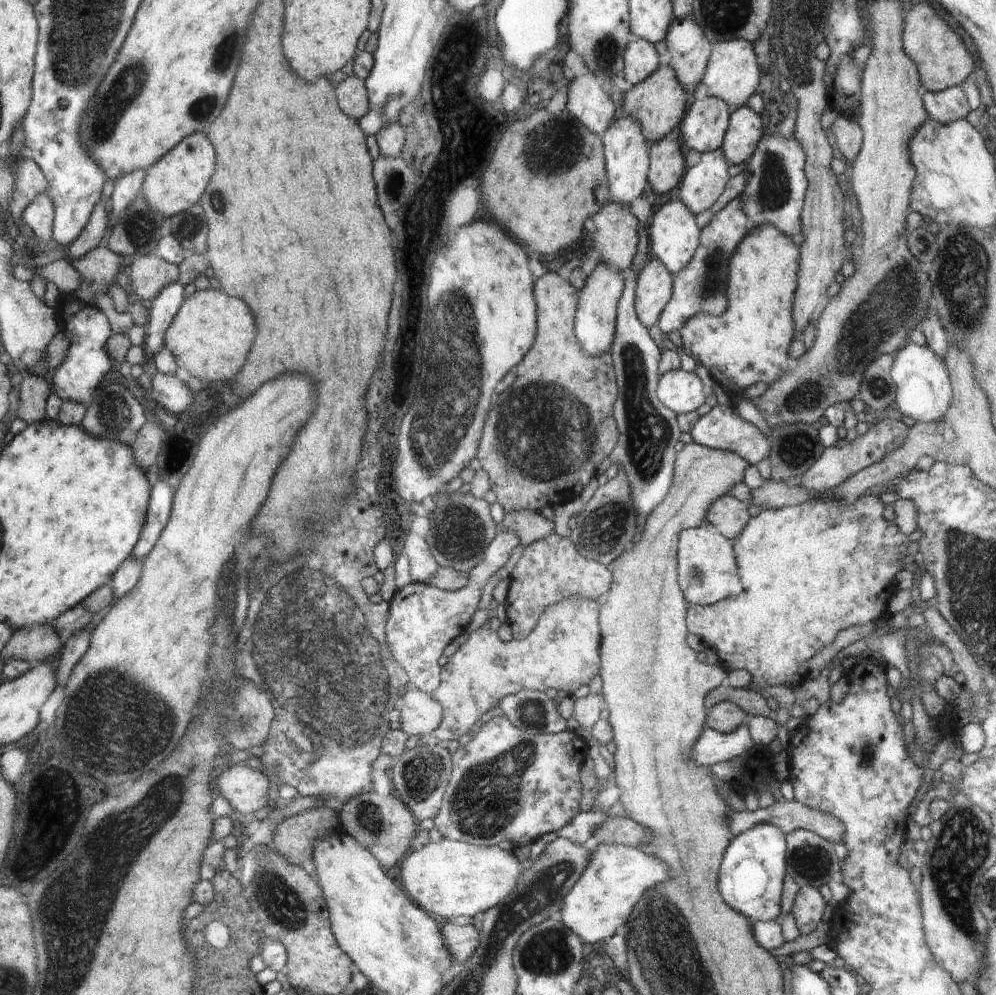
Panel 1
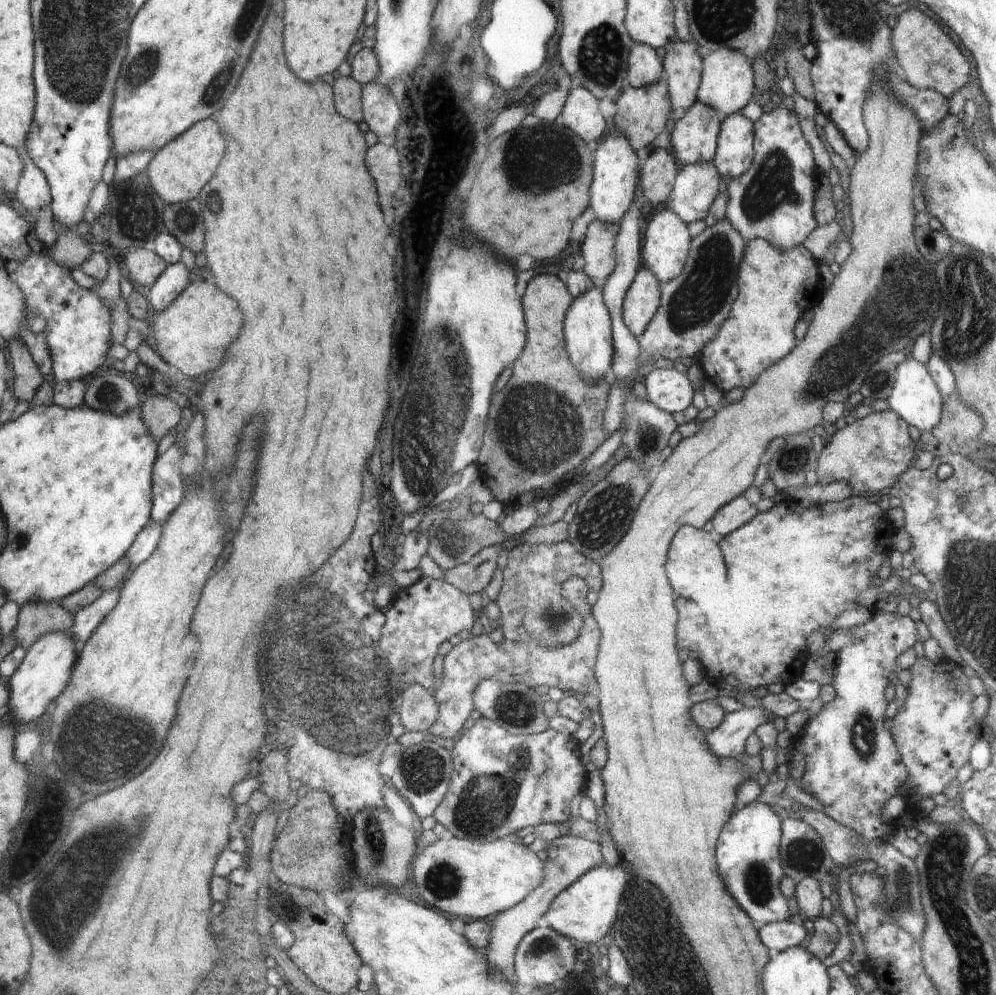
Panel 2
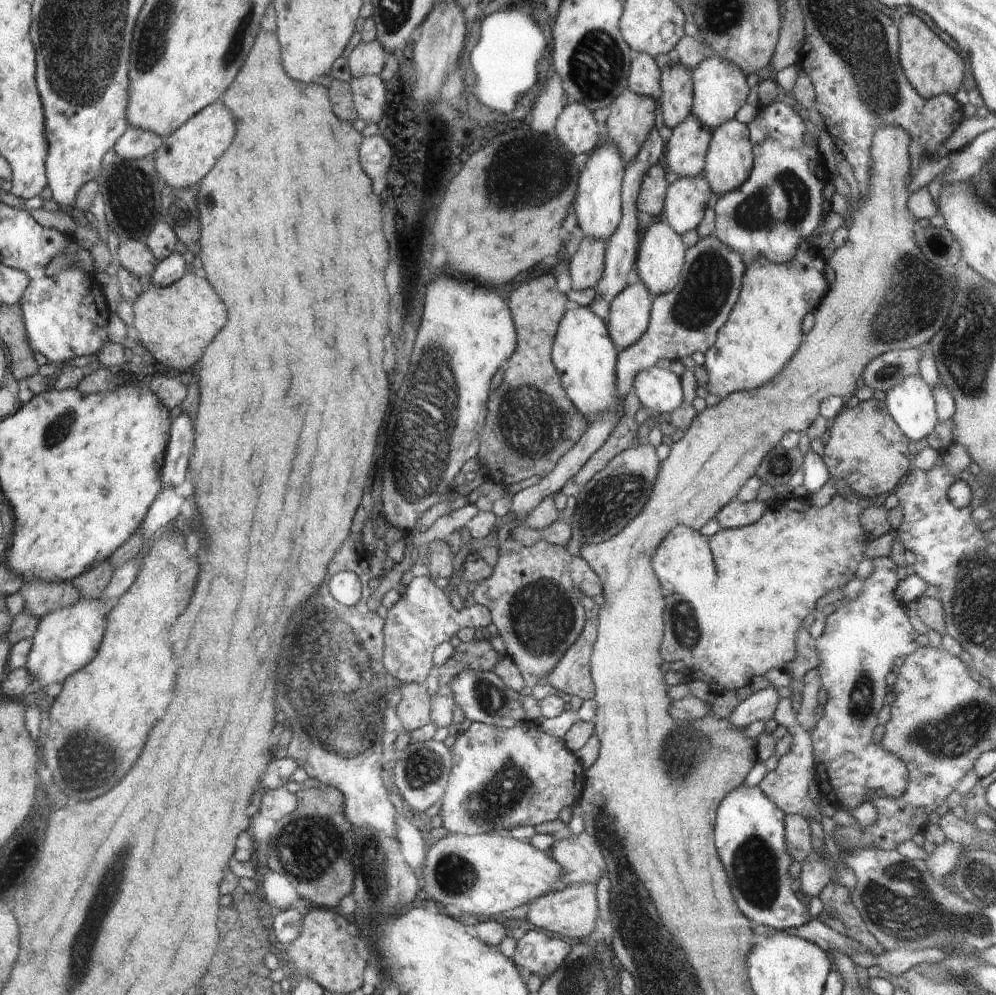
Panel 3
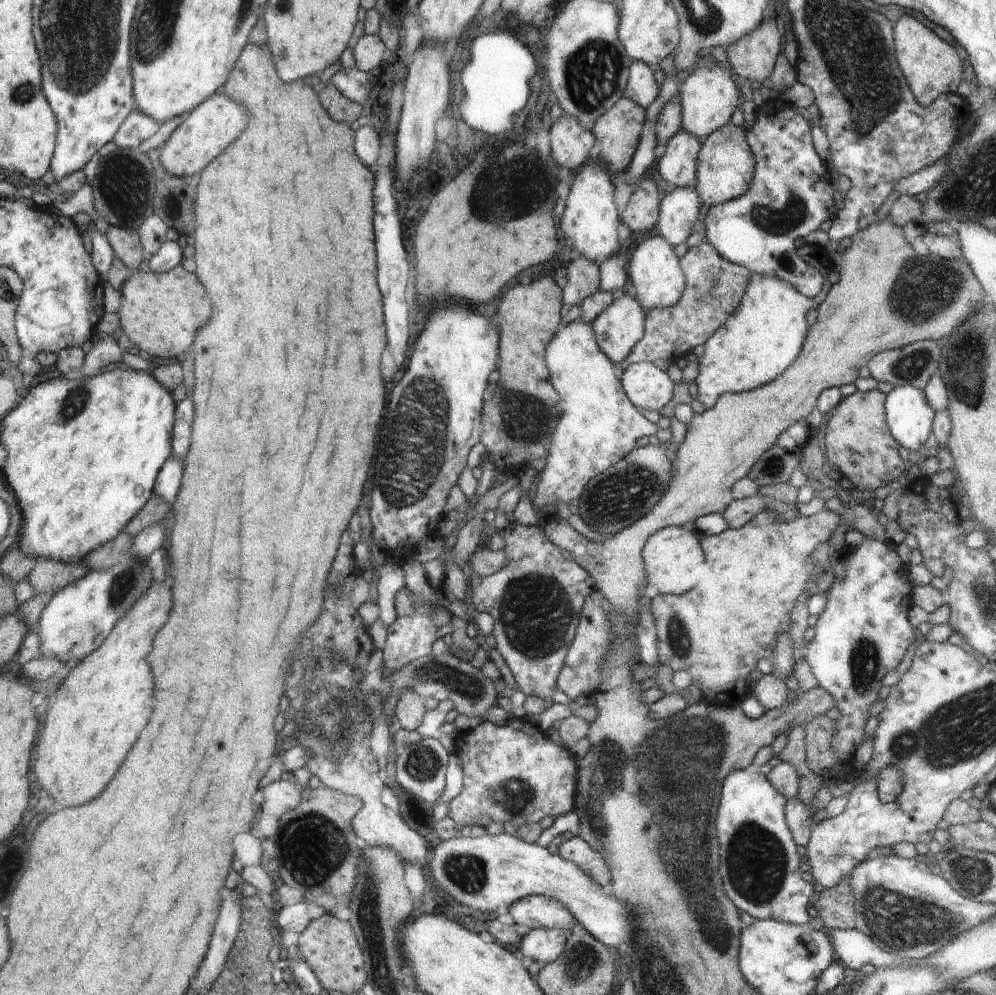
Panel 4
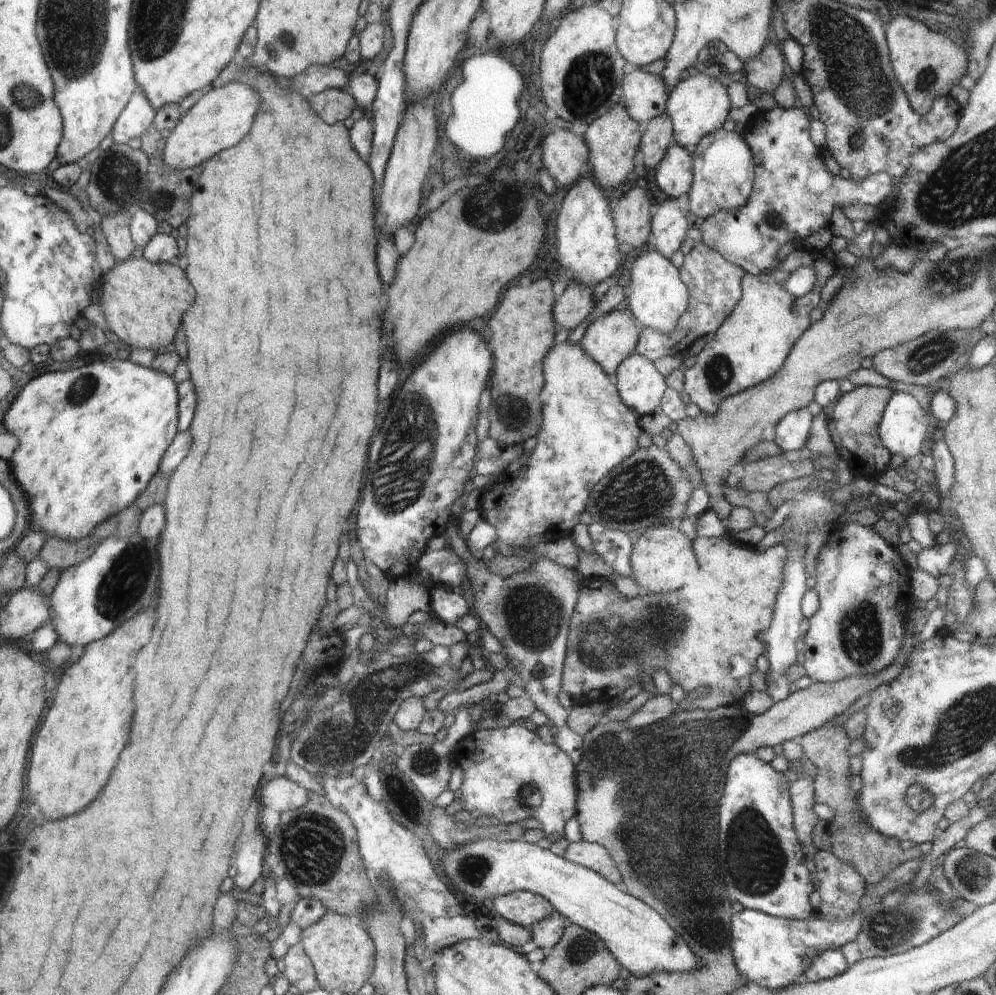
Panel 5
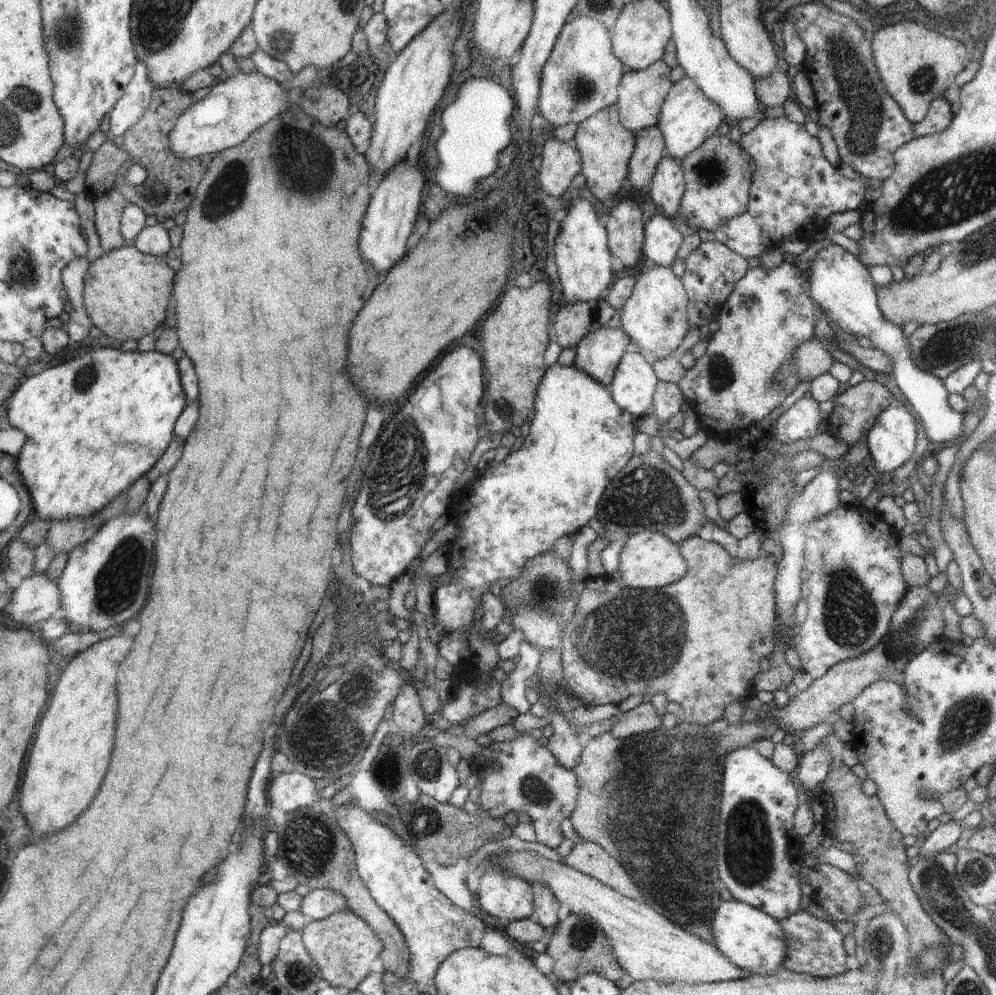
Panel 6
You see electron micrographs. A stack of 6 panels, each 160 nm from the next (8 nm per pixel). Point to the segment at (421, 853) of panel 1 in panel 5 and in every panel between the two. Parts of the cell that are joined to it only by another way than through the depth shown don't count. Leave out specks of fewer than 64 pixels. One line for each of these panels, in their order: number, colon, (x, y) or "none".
2: (461, 877)
3: (489, 874)
4: (489, 873)
5: (635, 934)

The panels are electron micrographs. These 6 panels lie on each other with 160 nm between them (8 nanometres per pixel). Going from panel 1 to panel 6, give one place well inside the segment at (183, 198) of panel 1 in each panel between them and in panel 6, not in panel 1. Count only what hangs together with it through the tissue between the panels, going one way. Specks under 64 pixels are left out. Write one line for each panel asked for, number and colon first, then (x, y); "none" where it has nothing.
2: (177, 173)
3: (188, 154)
4: (204, 133)
5: (222, 117)
6: (234, 108)

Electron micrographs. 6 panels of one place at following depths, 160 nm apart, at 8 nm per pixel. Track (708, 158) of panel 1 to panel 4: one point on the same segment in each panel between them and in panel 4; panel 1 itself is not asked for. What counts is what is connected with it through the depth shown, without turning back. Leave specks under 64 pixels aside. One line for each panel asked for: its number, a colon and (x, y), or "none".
2: (696, 187)
3: (687, 199)
4: (679, 212)

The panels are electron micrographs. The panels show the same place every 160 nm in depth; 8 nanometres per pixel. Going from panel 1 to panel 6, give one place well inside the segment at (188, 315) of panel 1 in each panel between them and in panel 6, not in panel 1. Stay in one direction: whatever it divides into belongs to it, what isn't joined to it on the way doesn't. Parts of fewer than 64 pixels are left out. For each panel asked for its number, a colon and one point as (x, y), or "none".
2: (192, 335)
3: (176, 322)
4: (161, 313)
5: (143, 302)
6: (126, 292)

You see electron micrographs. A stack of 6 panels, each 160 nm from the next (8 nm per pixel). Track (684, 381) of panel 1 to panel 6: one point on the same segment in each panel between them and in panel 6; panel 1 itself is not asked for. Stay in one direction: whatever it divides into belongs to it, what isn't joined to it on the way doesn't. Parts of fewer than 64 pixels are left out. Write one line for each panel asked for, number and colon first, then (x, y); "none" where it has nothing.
2: (669, 389)
3: (658, 388)
4: (648, 386)
5: (641, 386)
6: (634, 383)

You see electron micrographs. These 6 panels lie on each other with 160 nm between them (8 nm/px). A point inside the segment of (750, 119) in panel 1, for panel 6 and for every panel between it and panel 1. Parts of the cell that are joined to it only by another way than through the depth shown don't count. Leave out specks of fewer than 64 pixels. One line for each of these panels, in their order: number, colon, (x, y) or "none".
2: (734, 154)
3: (729, 160)
4: (725, 166)
5: (724, 174)
6: (718, 175)

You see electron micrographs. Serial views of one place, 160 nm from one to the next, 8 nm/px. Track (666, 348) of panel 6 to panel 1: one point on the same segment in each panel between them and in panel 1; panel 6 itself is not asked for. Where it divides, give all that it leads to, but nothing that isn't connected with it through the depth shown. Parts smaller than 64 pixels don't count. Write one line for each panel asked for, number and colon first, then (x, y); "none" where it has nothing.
1: (675, 233)
2: (667, 241)
3: (662, 255)
4: (658, 280)
5: (659, 298)

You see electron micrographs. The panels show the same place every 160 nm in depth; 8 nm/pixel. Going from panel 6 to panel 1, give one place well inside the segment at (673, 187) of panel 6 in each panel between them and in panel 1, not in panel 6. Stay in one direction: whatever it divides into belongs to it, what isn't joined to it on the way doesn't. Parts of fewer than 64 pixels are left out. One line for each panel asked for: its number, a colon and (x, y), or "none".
1: (703, 129)
2: (694, 137)
3: (688, 145)
4: (678, 166)
5: (675, 176)

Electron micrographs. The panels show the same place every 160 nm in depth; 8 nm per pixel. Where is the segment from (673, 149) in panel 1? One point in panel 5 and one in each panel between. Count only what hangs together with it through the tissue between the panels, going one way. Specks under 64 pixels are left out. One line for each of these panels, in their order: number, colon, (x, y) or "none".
2: (659, 170)
3: (651, 196)
4: (641, 213)
5: (632, 214)

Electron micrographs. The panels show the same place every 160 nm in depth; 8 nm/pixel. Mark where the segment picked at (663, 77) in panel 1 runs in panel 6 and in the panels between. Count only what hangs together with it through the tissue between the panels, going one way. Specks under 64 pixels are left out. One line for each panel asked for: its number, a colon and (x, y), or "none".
2: (642, 112)
3: (629, 123)
4: (618, 130)
5: (613, 138)
6: (606, 144)

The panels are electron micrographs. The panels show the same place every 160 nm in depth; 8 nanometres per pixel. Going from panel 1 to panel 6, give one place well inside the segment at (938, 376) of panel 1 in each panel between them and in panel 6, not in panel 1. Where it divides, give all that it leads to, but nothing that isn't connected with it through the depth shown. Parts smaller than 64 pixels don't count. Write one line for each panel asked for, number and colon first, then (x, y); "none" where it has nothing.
2: (915, 398)
3: (911, 404)
4: (910, 418)
5: (903, 429)
6: (891, 440)

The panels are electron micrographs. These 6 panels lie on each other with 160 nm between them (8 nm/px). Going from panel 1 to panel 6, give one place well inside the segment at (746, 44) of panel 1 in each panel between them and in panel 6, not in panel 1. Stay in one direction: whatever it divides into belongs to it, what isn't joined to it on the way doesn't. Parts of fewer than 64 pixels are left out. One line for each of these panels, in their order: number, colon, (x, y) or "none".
2: (727, 81)
3: (720, 87)
4: (708, 97)
5: (699, 105)
6: (688, 118)

